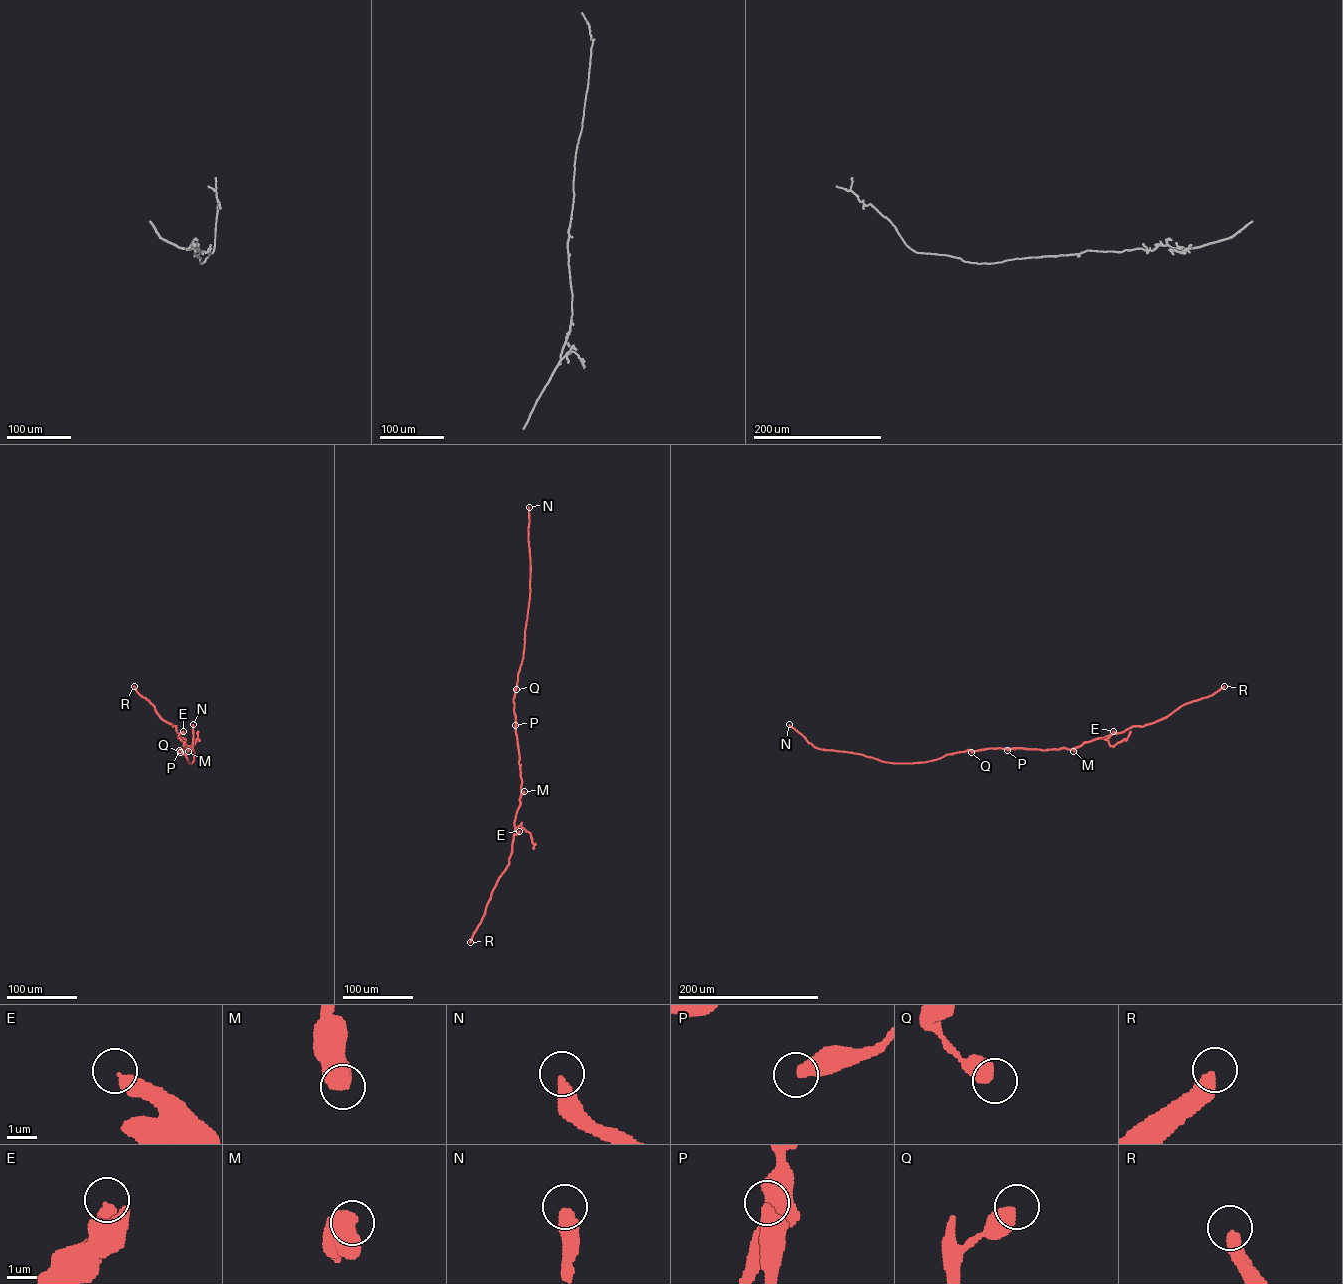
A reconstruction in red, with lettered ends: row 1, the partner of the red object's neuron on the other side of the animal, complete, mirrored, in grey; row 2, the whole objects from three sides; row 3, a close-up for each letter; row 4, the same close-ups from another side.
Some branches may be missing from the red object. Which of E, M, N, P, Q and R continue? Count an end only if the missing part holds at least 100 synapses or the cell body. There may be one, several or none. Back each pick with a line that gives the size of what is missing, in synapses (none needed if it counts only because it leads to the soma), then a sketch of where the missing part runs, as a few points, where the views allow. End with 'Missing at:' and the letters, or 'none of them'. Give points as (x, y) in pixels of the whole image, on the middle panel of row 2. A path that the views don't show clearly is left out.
N: Roughly 140 synapses. Course of what is missing: (529, 507), (526, 472), (515, 458), (496, 449)
Missing at: N

